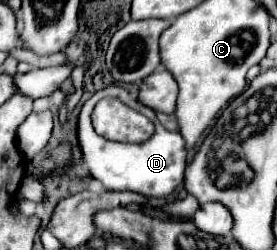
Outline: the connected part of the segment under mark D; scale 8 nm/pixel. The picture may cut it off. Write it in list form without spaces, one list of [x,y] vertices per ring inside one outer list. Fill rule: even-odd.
[[[108,85],[106,89],[100,89],[98,93],[94,93],[82,107],[80,117],[78,117],[78,139],[80,139],[80,147],[84,153],[84,163],[88,167],[88,171],[92,173],[94,179],[98,179],[108,191],[134,191],[140,195],[146,195],[148,199],[152,197],[168,197],[182,181],[184,181],[184,169],[186,169],[186,149],[184,149],[184,139],[180,133],[170,133],[166,131],[156,113],[138,103],[138,99],[134,99],[124,87],[118,85]],[[104,97],[116,97],[122,103],[126,103],[128,107],[136,109],[138,113],[146,115],[154,125],[156,131],[154,135],[144,141],[144,143],[118,143],[118,141],[106,141],[104,137],[98,137],[98,133],[92,127],[90,115],[96,107],[96,103]]]

